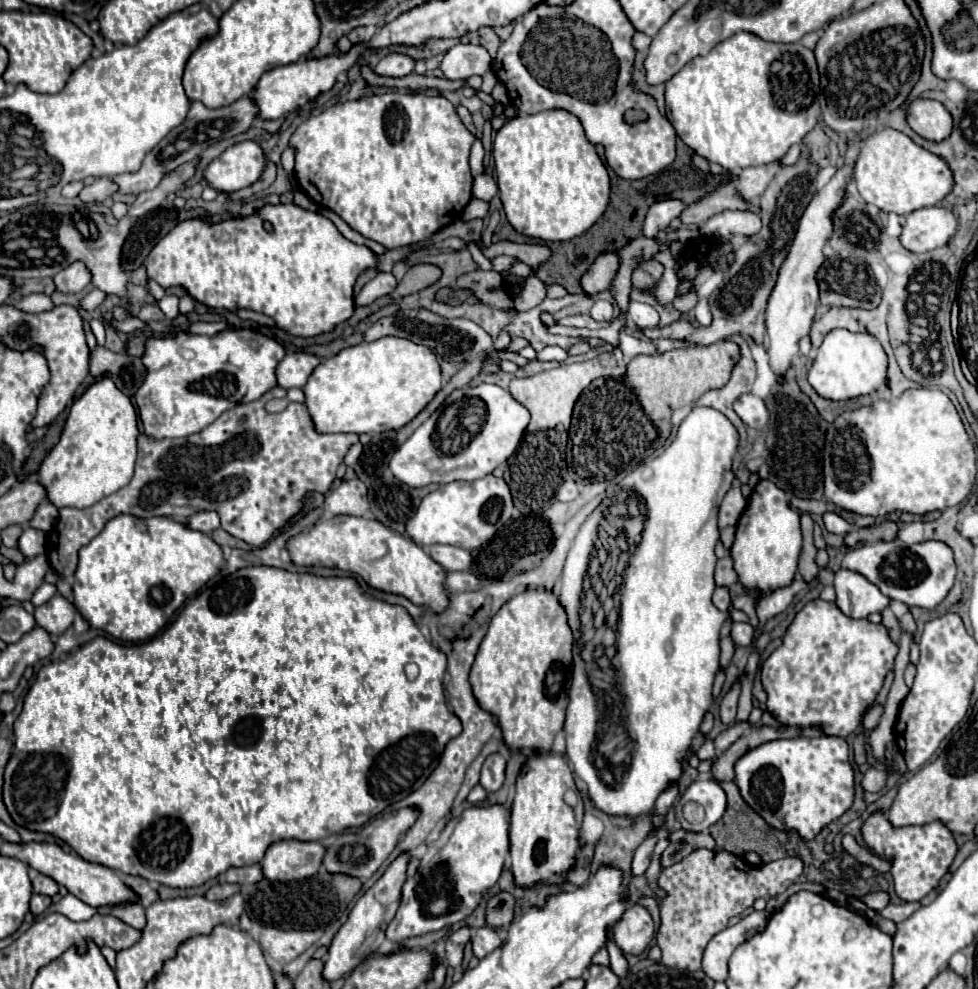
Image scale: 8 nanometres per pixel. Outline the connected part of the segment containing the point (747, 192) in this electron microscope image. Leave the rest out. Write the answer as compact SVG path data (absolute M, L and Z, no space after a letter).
M778 162L766 164L766 166L756 166L756 168L744 168L738 172L738 196L744 200L756 200L764 194L766 186L770 184L770 180L776 176L776 172L780 170Z

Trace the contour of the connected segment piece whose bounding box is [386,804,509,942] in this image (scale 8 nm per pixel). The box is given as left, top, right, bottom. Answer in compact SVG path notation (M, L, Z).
M500 804L488 806L488 808L472 806L472 808L464 810L458 818L452 818L448 822L448 826L444 828L444 832L440 834L440 838L436 842L428 844L428 850L422 856L416 876L406 880L406 884L402 888L400 908L386 930L386 938L390 942L402 942L406 938L436 932L436 930L448 928L456 922L462 922L478 906L478 902L482 900L482 894L490 886L496 884L496 880L506 864L506 854L509 853L508 827L508 812Z

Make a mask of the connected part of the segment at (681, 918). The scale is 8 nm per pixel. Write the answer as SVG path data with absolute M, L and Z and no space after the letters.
M694 850L688 858L660 874L660 888L670 892L660 902L662 924L656 934L662 950L662 964L682 970L698 970L702 952L710 938L728 926L728 920L742 914L756 898L774 898L782 894L802 874L802 860L798 856L780 858L770 864L750 866L740 856L726 850Z

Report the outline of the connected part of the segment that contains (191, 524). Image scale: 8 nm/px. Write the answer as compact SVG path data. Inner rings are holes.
M196 512L192 514L192 518L188 518L184 522L188 528L192 530L198 530L202 534L210 534L214 532L216 528L220 528L220 518L216 512Z

